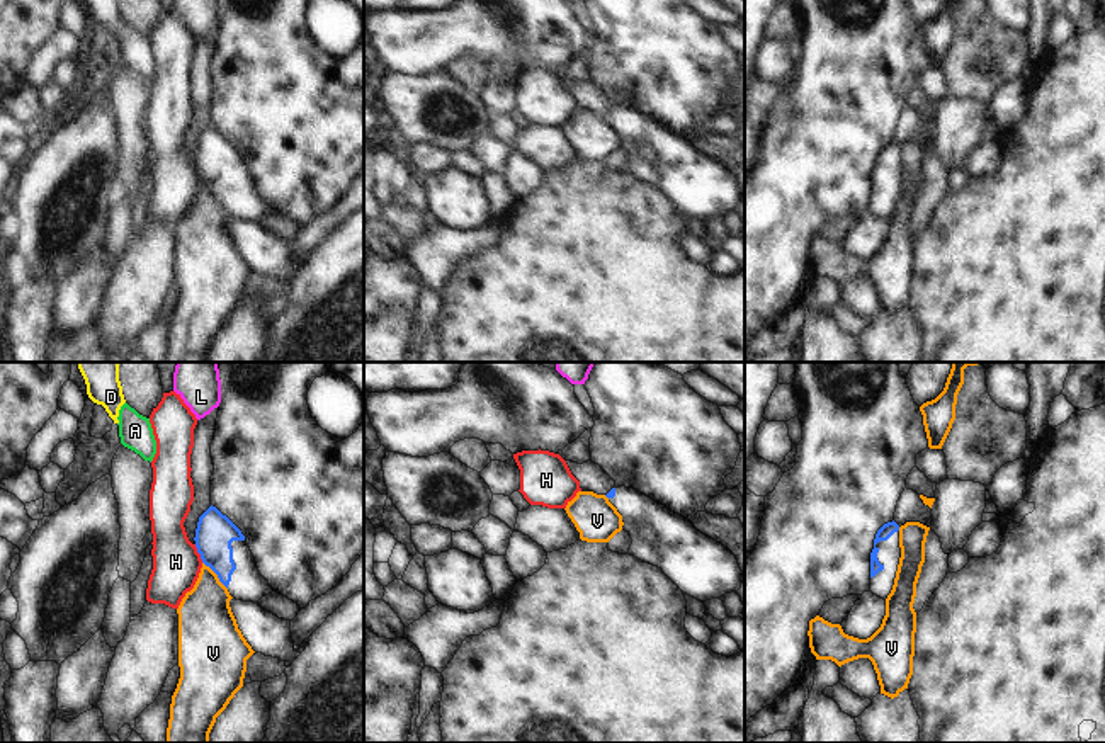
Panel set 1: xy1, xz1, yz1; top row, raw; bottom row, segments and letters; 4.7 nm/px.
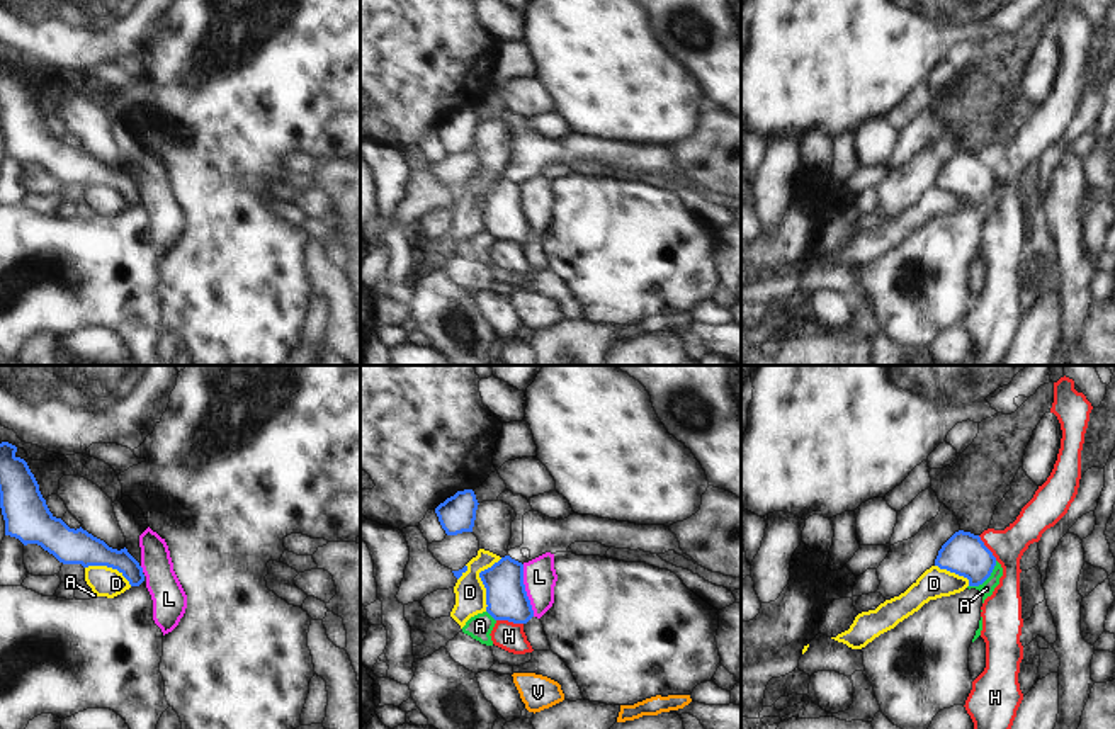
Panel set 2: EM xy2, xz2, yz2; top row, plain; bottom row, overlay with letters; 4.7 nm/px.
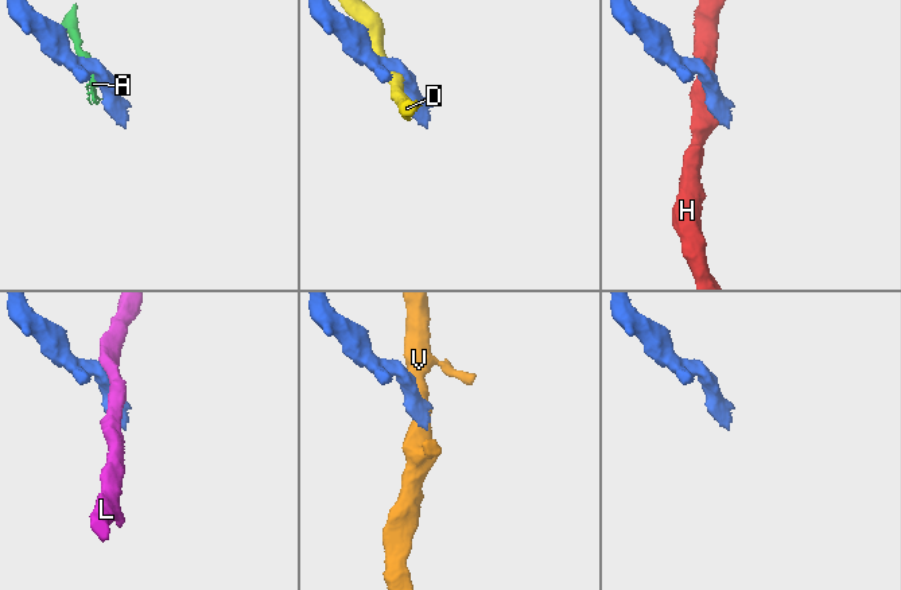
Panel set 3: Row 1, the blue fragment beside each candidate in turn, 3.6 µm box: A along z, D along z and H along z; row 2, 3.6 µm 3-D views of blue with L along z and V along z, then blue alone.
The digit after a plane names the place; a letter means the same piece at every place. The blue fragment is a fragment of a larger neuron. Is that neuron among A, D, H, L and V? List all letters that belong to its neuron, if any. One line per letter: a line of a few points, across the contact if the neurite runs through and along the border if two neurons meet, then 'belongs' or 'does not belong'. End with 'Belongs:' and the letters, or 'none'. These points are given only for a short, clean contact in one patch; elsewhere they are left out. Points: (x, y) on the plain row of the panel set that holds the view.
A: yz2 (996, 180), (991, 192), (981, 203), (969, 206) | does not belong
D: xz2 (502, 177), (480, 192), (485, 208), (485, 230) | does not belong
H: does not belong
L: xz2 (522, 184), (522, 203), (534, 235) | does not belong
V: xy1 (203, 181), (226, 208) | does not belong
Belongs: none

